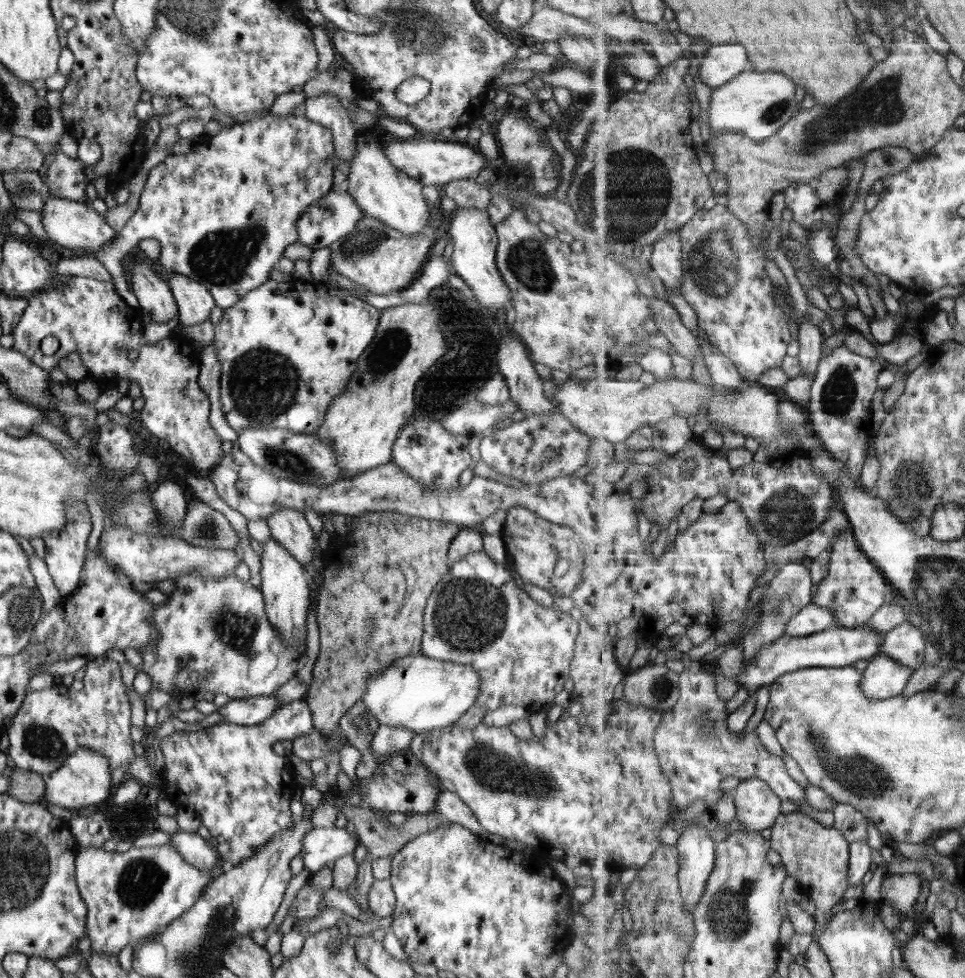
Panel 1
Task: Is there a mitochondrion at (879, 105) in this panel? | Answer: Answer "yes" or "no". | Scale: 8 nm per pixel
yes

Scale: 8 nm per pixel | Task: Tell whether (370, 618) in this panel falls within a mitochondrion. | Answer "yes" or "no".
yes

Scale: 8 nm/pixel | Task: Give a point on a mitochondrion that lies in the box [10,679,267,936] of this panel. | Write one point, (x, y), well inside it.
(142, 880)

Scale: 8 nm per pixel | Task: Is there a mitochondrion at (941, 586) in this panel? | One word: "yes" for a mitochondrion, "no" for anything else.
yes

